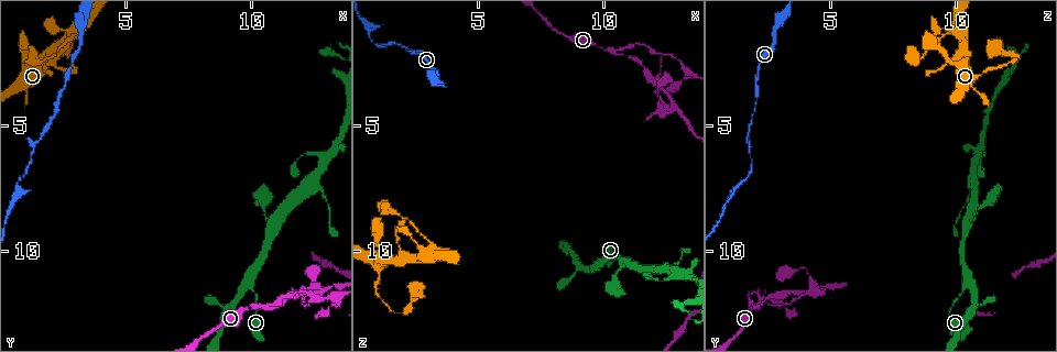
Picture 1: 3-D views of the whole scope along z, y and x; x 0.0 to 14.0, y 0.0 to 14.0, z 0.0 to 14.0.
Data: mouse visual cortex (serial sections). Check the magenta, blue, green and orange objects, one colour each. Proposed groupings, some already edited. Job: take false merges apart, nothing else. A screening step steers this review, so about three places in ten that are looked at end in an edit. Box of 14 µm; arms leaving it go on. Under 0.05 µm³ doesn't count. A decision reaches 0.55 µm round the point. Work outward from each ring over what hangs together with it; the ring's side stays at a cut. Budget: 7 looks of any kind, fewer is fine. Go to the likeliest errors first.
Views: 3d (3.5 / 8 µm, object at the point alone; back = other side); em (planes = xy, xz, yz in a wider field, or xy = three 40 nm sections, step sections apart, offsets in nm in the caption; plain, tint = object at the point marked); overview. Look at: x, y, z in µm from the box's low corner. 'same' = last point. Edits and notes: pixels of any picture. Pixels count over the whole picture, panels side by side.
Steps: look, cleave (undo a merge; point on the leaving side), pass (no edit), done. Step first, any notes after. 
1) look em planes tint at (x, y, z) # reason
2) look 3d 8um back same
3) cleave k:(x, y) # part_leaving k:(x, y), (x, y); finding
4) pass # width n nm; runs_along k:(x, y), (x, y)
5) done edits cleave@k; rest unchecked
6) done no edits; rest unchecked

look 3d 3.5um at (10.2, 12.1, 2.0)

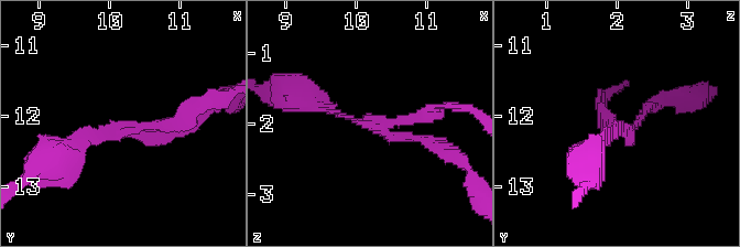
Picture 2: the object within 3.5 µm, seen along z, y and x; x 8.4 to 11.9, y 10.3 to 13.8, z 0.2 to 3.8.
look em xy step 5 tint at (10.30, 12.15, 2.05) # arms 3; arm_widths 150, 150, 200 nm; need the tissue

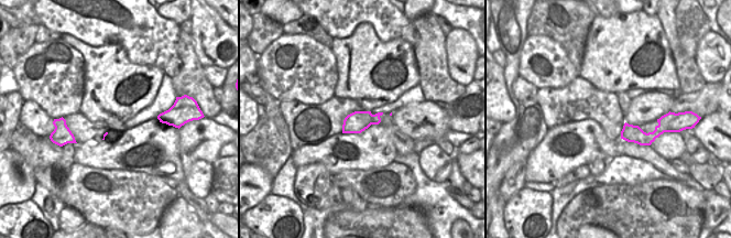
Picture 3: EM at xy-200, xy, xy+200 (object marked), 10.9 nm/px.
look em planes tint same # cut it another way

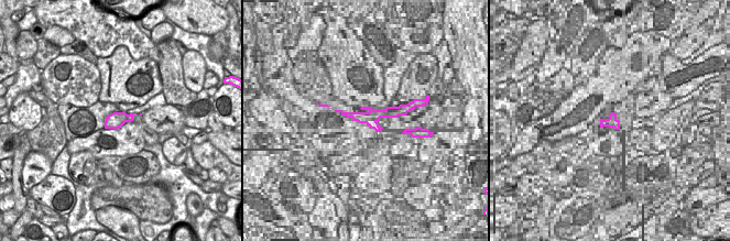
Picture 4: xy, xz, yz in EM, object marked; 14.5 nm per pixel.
cleave 2:(421, 113) # border 4:(126, 114), (128, 121); two cells meet here

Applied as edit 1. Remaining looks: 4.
look 3d 3.5um back at (10.0, 11.3, 10.4) # side arm on a straight run

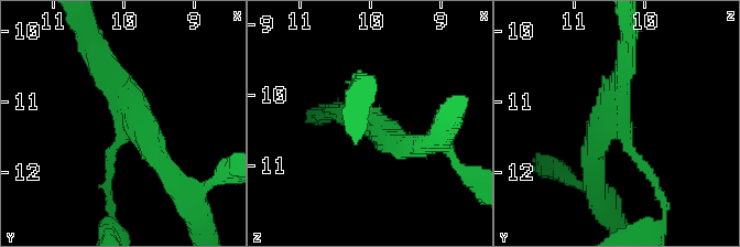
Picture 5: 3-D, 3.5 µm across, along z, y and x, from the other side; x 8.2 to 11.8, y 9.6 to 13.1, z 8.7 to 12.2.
look em xy step 3 tint at (9.90, 11.20, 10.40)

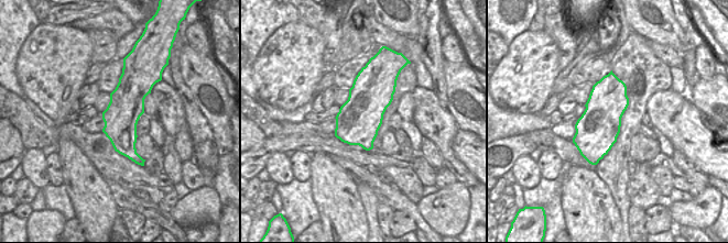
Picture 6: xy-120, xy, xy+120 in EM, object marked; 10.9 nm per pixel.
pass # arm_widths 150, 300, 300 nm; runs_along 5:(652, 178), (615, 117), (626, 55); one cell here

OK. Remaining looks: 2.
look 3d 3.5um at (3.1, 1.2, 10.0) # abrupt turn

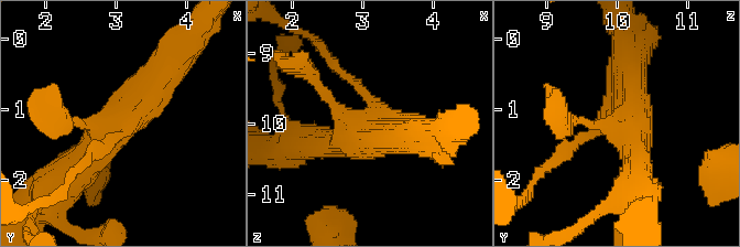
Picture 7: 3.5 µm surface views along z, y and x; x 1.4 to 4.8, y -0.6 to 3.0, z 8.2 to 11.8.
look em xy step 1 tint at (3.15, 1.25, 9.90) # arms 4; arm_widths 150, 150, 450, 500 nm

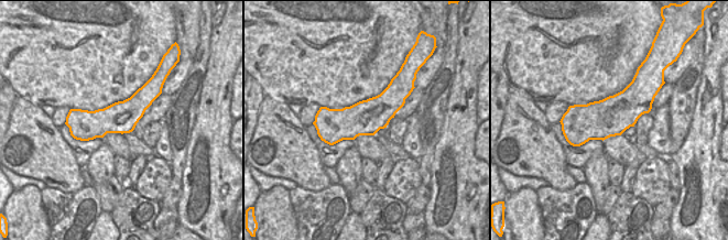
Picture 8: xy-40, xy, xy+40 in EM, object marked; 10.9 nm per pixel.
pass # runs_along 8:(155, 93), (119, 118), (73, 117); continuous, no second cell

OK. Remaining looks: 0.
done edits cleave@2; rest unchecked

